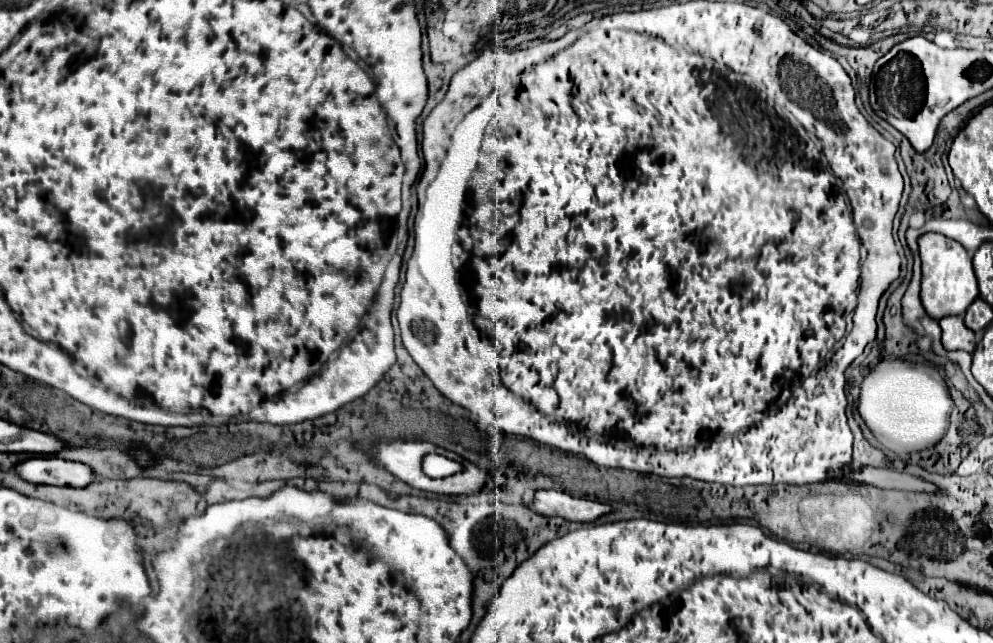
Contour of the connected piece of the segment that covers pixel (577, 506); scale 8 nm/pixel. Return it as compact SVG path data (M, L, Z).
M536 490L534 498L526 506L542 516L560 516L572 522L592 522L594 518L610 512L610 506L606 504L574 498L558 490Z

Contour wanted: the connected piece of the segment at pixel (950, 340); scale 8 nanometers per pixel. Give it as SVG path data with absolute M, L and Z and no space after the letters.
M946 316L946 318L942 318L940 328L942 328L942 346L946 350L972 352L976 348L974 332L964 326L962 316Z

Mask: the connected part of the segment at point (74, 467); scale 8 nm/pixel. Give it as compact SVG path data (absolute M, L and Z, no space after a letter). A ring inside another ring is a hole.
M28 458L14 466L14 470L32 484L54 484L54 486L88 486L96 476L86 470L80 462L52 458Z

